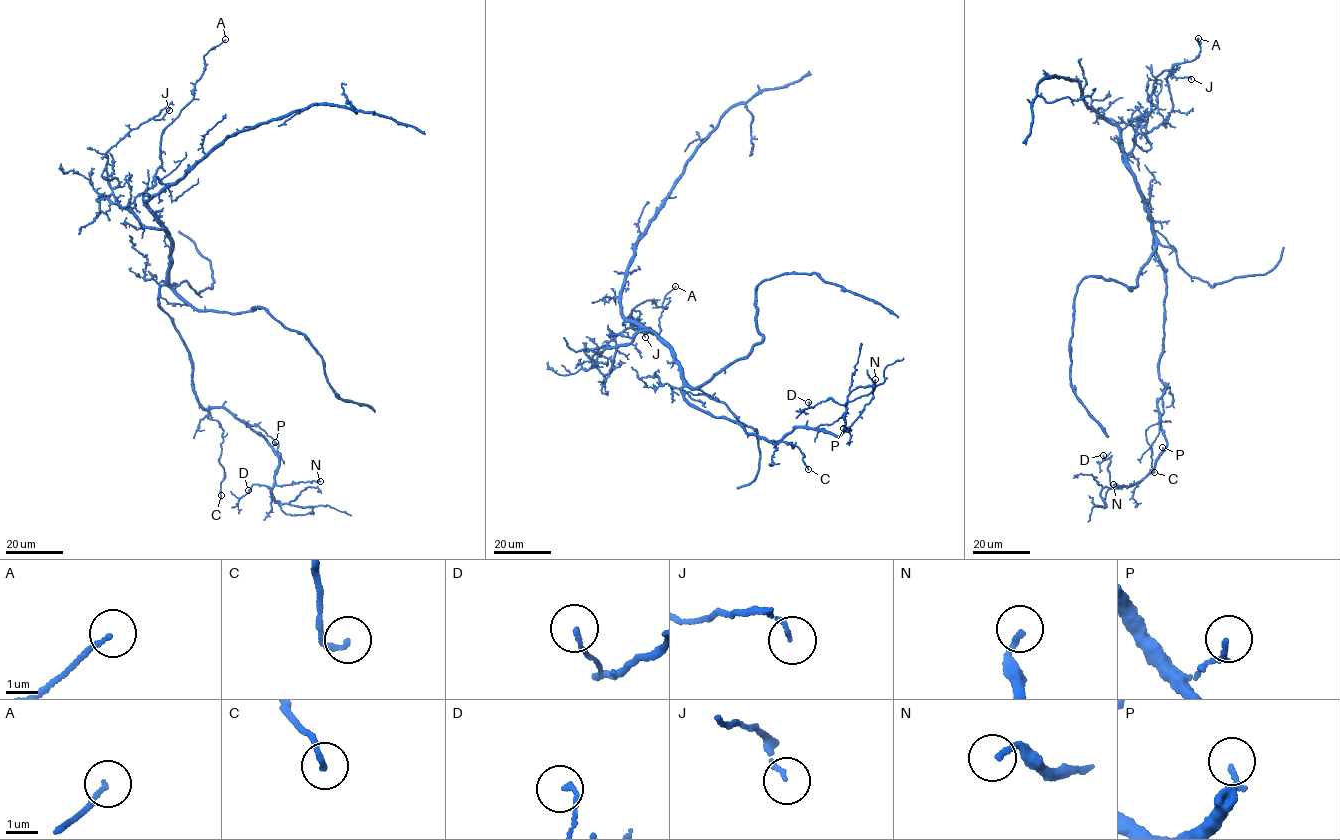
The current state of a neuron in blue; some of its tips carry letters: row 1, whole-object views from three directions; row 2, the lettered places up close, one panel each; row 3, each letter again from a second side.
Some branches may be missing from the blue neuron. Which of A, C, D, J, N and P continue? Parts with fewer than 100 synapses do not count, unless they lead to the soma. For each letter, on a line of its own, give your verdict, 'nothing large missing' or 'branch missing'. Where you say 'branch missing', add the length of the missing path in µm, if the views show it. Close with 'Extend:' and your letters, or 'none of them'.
A: nothing large missing
C: nothing large missing
D: nothing large missing
J: nothing large missing
N: nothing large missing
P: nothing large missing
Extend: none of them

